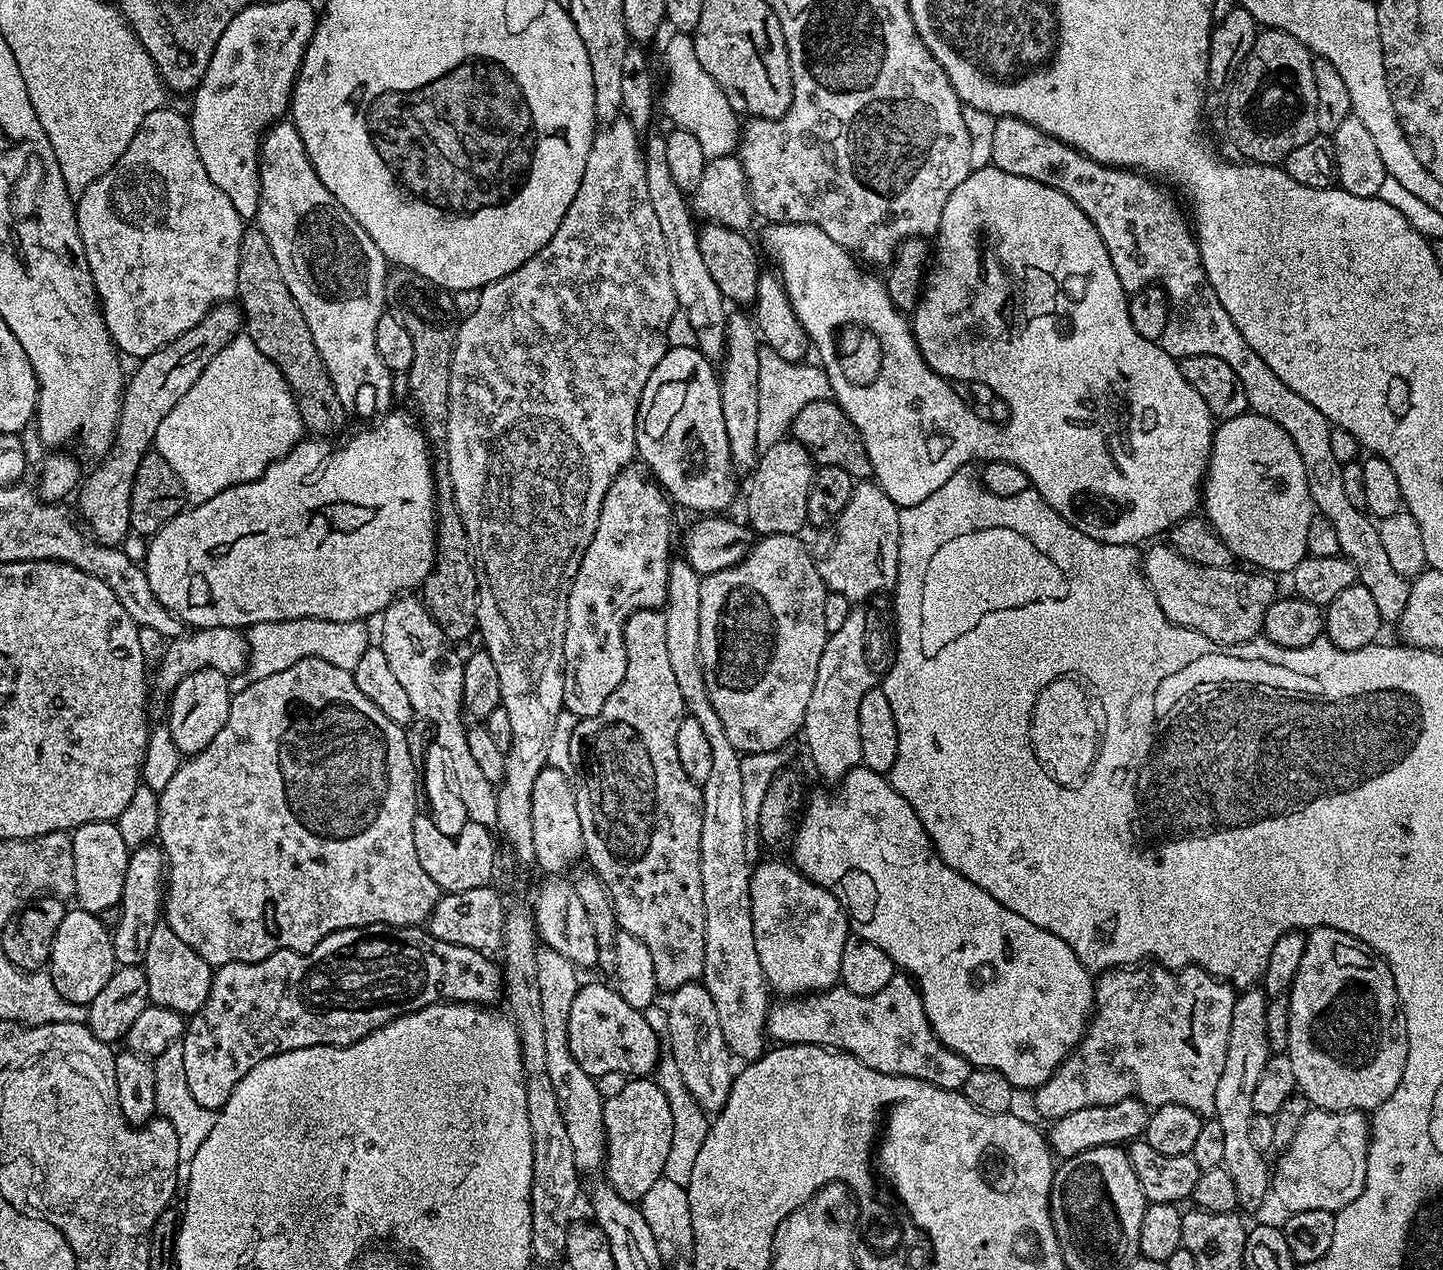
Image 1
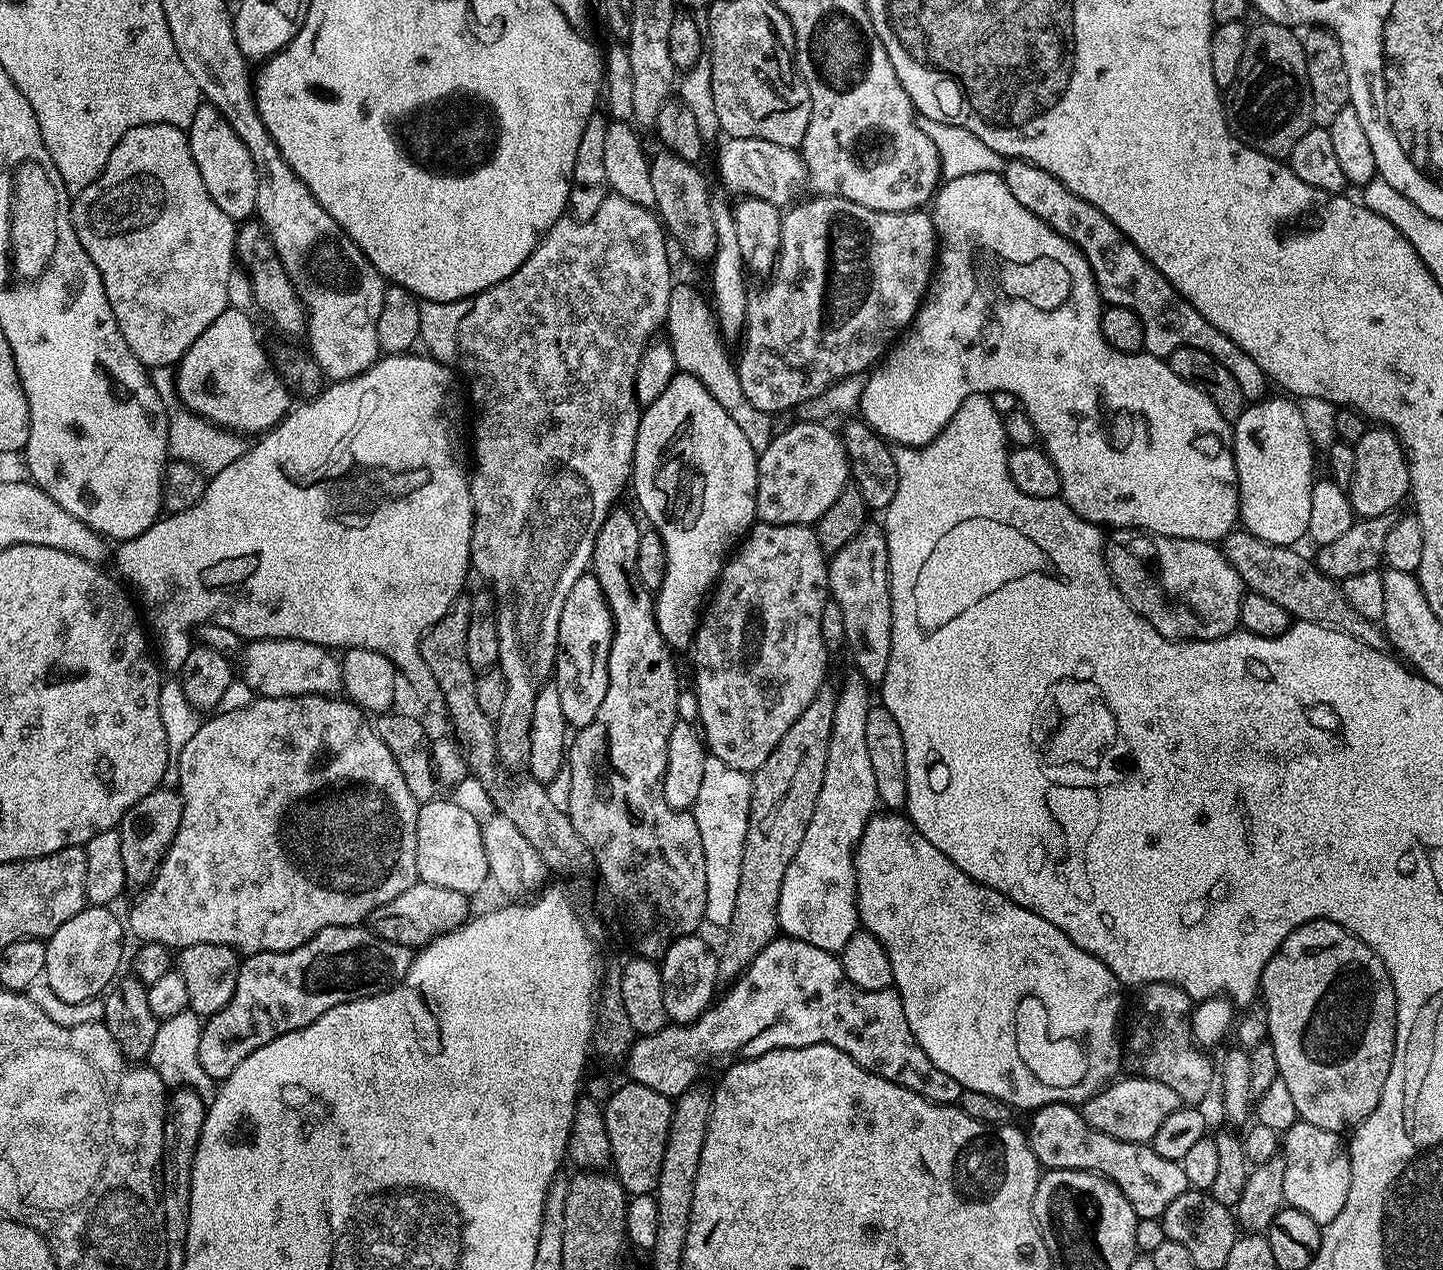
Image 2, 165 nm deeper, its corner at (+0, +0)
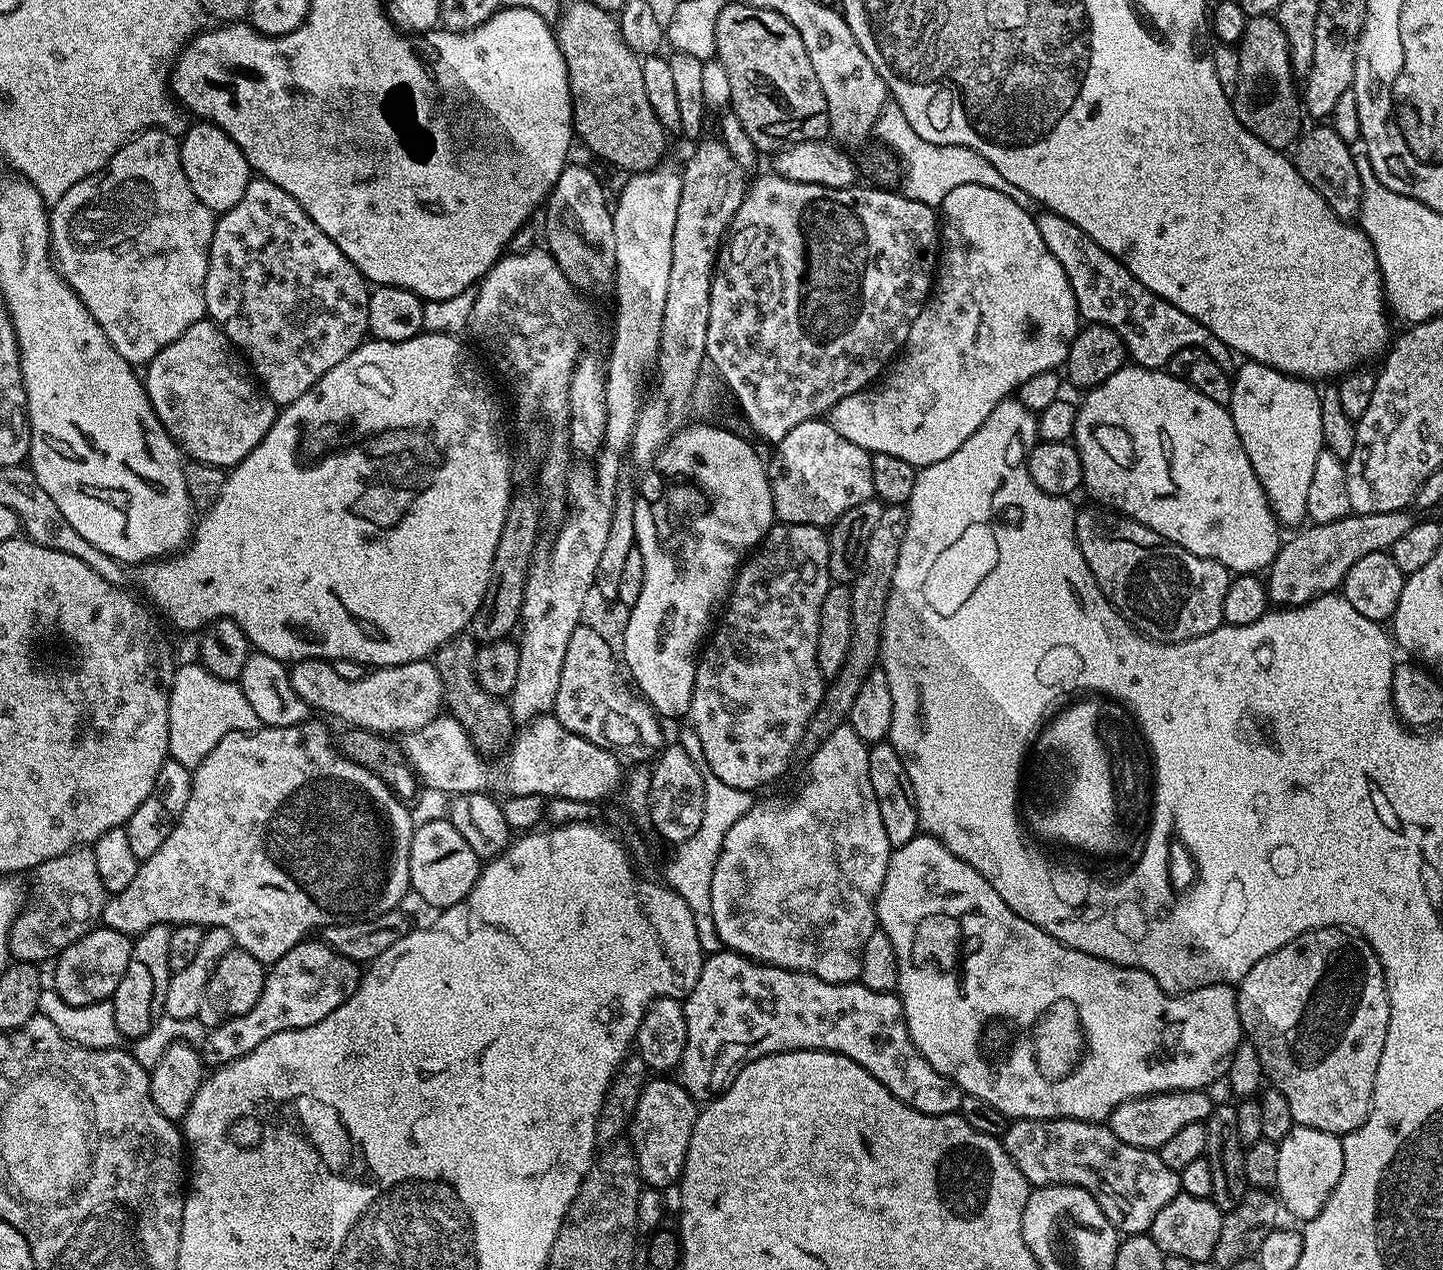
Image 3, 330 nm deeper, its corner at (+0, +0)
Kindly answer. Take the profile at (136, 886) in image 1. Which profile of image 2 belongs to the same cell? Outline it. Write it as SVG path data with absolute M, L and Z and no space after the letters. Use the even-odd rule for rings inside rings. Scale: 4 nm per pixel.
M168 786L155 788L146 798L142 798L134 806L130 806L127 814L120 819L118 831L122 842L122 866L126 870L126 885L147 886L152 883L156 871L170 850L174 838L178 834L178 826L182 822L184 799L179 791L172 792Z

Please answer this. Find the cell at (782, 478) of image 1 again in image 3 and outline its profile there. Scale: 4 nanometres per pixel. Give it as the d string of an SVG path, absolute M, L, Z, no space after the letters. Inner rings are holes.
M827 419L807 420L794 426L794 430L786 434L786 438L775 444L773 452L776 453L773 454L772 461L767 461L766 471L779 523L831 525L847 508L854 506L852 500L860 501L860 496L868 492L868 465L872 463L872 456L864 460L868 451L862 446L854 446L854 442L846 442L846 438L842 438L842 434L838 434L838 430L834 430Z

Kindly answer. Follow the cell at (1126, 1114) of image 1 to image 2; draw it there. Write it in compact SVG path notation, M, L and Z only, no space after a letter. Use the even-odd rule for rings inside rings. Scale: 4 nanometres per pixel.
M1139 1074L1129 1075L1129 1080L1116 1078L1100 1089L1096 1095L1085 1100L1082 1105L1084 1121L1094 1130L1102 1130L1102 1134L1110 1134L1126 1142L1149 1143L1154 1134L1158 1134L1158 1126L1174 1114L1182 1106L1182 1101L1166 1082L1155 1080Z

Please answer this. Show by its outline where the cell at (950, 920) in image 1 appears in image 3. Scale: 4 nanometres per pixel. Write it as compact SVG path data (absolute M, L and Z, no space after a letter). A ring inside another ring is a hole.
M917 834L910 842L893 851L882 890L876 899L876 922L879 931L885 932L890 942L894 942L894 954L898 958L896 986L910 1038L916 1043L916 1049L924 1055L926 1062L930 1062L930 1066L934 1066L934 1070L938 1070L938 1074L952 1081L961 1093L990 1102L990 1106L1008 1117L1009 1121L1074 1118L1104 1122L1122 1102L1139 1096L1207 1089L1227 1077L1231 1056L1242 1040L1236 994L1229 985L1211 984L1192 992L1169 994L1141 968L1123 968L1120 964L1088 956L1058 942L1058 938L1046 934L1046 930L1034 926L1034 922L1018 918L1018 914L1014 914L1014 910L1010 910L1010 906L998 898L998 890L994 890L994 886L990 886L990 882L986 882L986 878L982 878L974 866L958 858L935 836Z

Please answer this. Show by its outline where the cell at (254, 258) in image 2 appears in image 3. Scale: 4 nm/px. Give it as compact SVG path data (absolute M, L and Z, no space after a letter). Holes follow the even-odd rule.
M263 178L249 180L246 194L242 194L242 198L238 198L238 203L230 206L230 210L219 213L214 238L210 242L208 269L204 283L206 316L228 335L228 341L232 343L232 347L242 353L243 359L250 365L255 379L262 385L263 395L267 396L273 404L287 406L298 398L302 398L302 394L306 394L306 390L310 390L310 386L314 386L314 382L318 382L318 378L322 378L322 374L326 374L326 370L334 370L334 366L338 366L338 362L342 362L342 358L349 356L354 349L364 343L369 335L369 291L369 281L365 280L363 274L356 269L354 262L350 262L350 258L346 258L346 254L342 254L342 250L338 250L336 243L330 238L326 238L326 234L322 234L322 230L318 230L318 226L310 218L310 214L306 214L306 210L302 210L302 206L298 206L296 199L290 194L286 194L286 190L274 186L274 182Z

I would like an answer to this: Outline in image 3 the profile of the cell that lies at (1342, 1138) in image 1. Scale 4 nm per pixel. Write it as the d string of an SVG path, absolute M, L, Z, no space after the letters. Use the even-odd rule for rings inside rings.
M1299 1126L1292 1127L1290 1134L1278 1142L1278 1178L1274 1192L1285 1213L1300 1222L1310 1221L1320 1213L1334 1186L1338 1186L1338 1178L1342 1178L1343 1145L1337 1133Z

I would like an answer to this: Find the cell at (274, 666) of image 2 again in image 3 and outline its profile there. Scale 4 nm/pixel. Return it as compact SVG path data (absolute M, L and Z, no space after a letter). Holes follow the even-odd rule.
M428 658L376 668L360 680L342 678L327 660L298 660L291 665L288 677L294 690L298 690L311 709L329 712L353 728L369 728L381 734L418 730L437 720L445 707L442 678L435 663Z

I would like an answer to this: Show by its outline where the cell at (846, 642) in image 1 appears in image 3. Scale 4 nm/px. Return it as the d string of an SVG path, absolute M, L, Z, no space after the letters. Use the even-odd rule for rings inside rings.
M847 722L840 724L825 738L823 744L815 749L812 761L808 764L808 781L804 784L804 789L797 794L796 800L764 800L761 802L753 803L750 810L746 810L746 814L742 814L742 818L738 818L738 822L734 822L734 826L730 826L729 833L722 842L722 851L718 854L718 862L714 866L714 878L710 882L710 908L712 910L712 917L714 918L714 926L716 933L720 939L721 945L727 951L739 952L741 956L747 956L750 960L755 960L762 964L773 964L779 968L788 968L791 972L808 972L812 976L822 978L826 982L834 982L835 984L850 984L859 981L860 967L862 966L862 949L866 946L866 938L870 938L870 934L878 931L876 922L876 899L882 890L882 882L886 878L886 870L888 863L894 851L890 838L886 838L886 826L882 826L882 818L878 814L878 802L874 798L874 786L870 786L870 762L868 761L869 745L864 743L862 738L858 738L858 734L854 734L854 730L848 725Z

